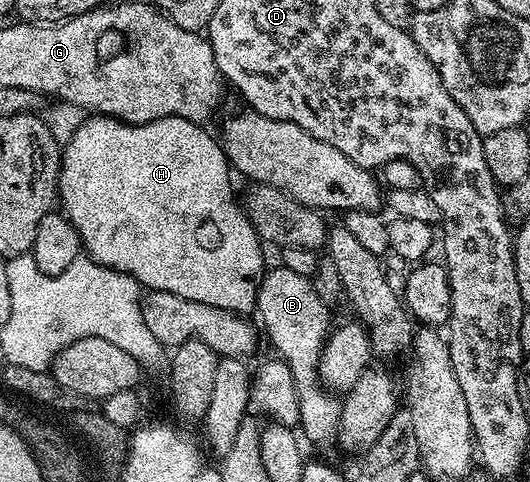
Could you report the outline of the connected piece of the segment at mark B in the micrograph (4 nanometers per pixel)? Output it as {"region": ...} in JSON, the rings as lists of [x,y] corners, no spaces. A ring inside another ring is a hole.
{"region":[[[280,265],[275,269],[266,270],[262,280],[261,288],[257,294],[256,314],[261,314],[261,319],[265,322],[265,331],[269,334],[269,339],[273,342],[276,354],[291,369],[291,377],[295,377],[295,389],[297,390],[297,400],[299,401],[300,430],[305,430],[304,438],[310,439],[313,443],[325,443],[329,439],[329,434],[336,432],[341,426],[341,404],[342,400],[334,392],[322,387],[321,376],[317,373],[317,366],[321,360],[321,349],[325,346],[325,340],[331,330],[329,323],[330,308],[326,307],[323,301],[319,301],[319,293],[315,293],[312,282],[306,276],[299,273],[291,273],[291,269]]]}

